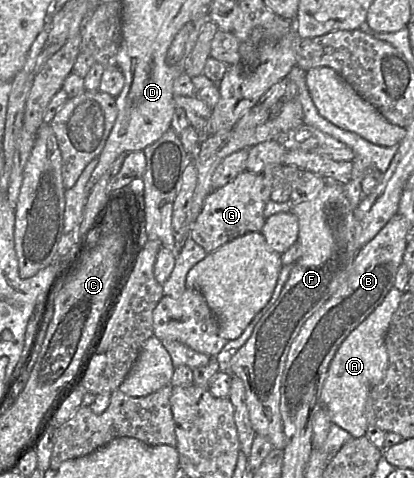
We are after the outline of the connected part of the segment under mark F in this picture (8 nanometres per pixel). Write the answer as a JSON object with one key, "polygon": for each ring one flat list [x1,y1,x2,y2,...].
{"polygon":[[326,180,327,184,313,199,293,205,291,212,299,224,298,258,292,264,289,277,277,300,265,311,247,342,234,352,228,360,228,372,237,376,244,385,245,401,249,419,256,435,270,439,273,449,284,449,288,444,280,411,280,379,285,367,290,347,304,323,317,312,336,292,350,270,359,247,355,241,354,209,346,197,342,184]]}

